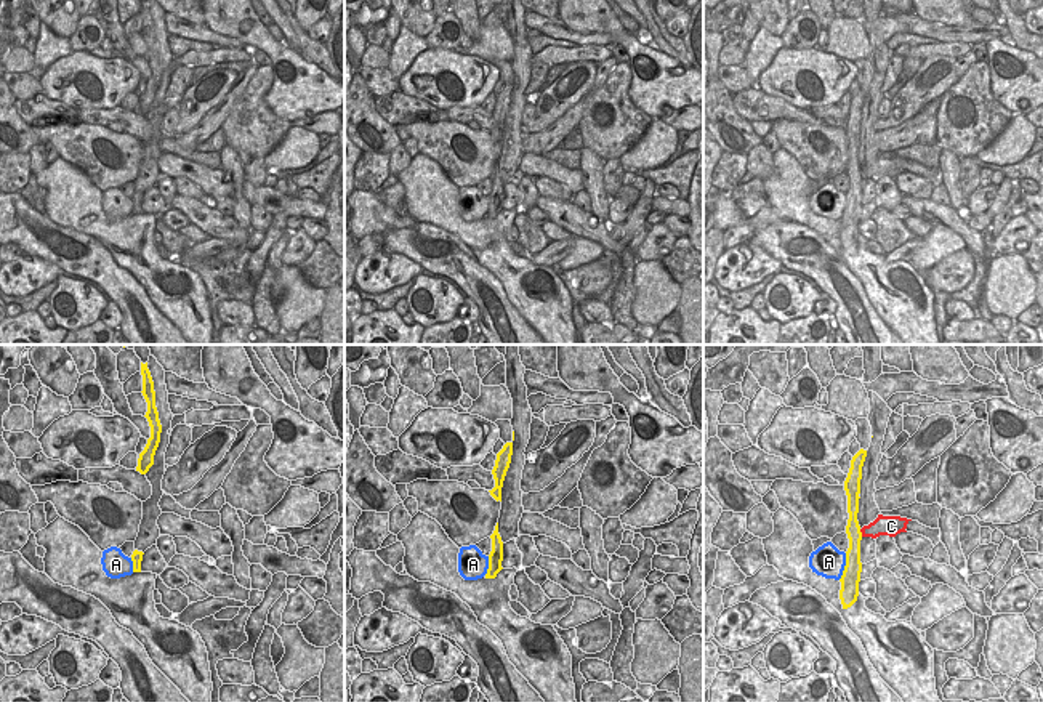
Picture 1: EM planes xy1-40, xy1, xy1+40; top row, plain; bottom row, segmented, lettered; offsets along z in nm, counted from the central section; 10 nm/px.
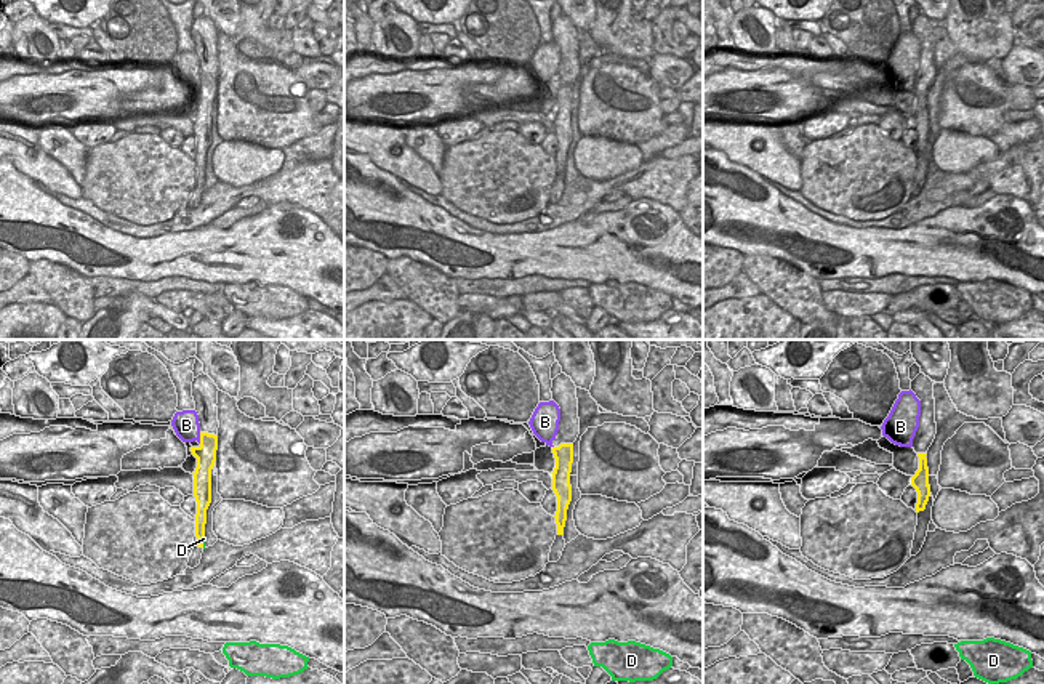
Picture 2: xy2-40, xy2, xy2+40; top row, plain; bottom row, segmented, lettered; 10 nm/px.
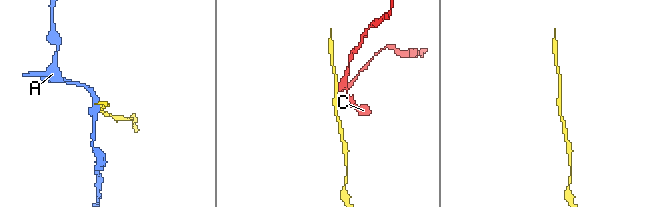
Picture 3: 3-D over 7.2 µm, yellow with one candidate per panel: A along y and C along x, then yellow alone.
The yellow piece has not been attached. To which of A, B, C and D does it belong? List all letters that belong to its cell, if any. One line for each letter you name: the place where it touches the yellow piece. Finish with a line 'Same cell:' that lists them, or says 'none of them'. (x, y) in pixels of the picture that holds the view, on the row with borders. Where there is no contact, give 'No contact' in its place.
D: Touches yellow at xy2-40 (202, 542)
Same cell: D.

